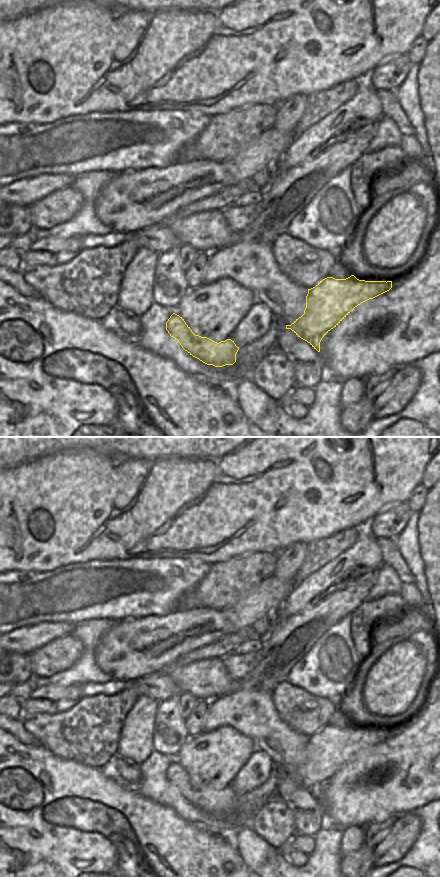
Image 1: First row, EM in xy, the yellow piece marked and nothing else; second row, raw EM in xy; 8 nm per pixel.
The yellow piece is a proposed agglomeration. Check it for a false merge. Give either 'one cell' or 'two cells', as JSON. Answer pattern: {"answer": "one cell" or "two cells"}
{"answer": "one cell"}

